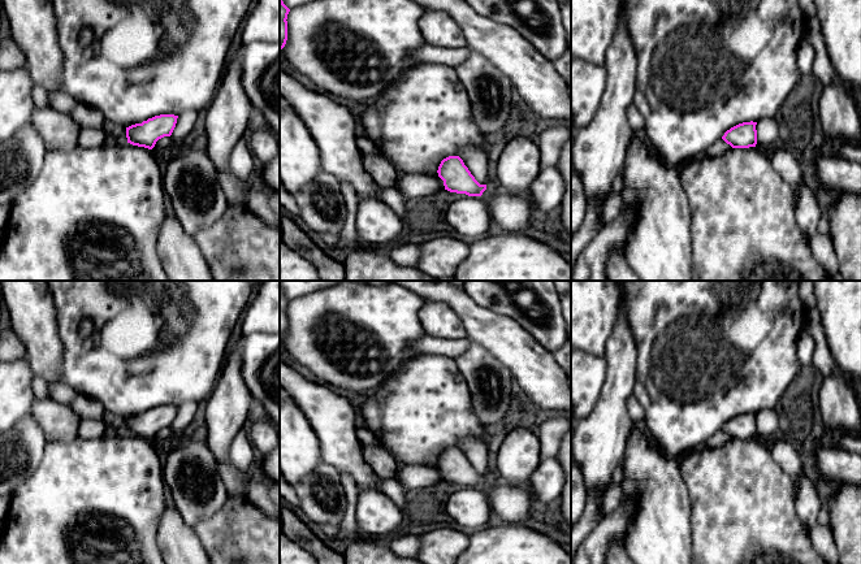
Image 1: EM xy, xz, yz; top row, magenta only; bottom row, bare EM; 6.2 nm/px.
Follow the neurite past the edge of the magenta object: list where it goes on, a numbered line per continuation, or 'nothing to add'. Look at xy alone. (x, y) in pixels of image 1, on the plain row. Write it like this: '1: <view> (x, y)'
nothing to add

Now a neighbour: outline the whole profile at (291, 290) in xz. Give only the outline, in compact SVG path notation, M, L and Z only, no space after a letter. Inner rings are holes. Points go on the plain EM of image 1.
M280 281L280 287L289 300L311 295L315 291L338 285L342 281Z

